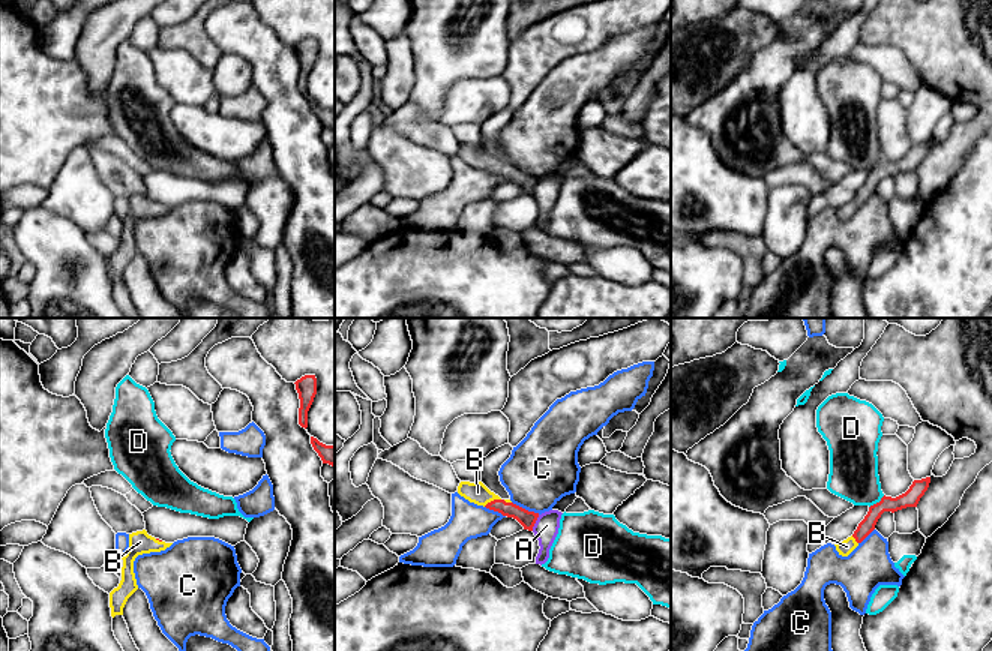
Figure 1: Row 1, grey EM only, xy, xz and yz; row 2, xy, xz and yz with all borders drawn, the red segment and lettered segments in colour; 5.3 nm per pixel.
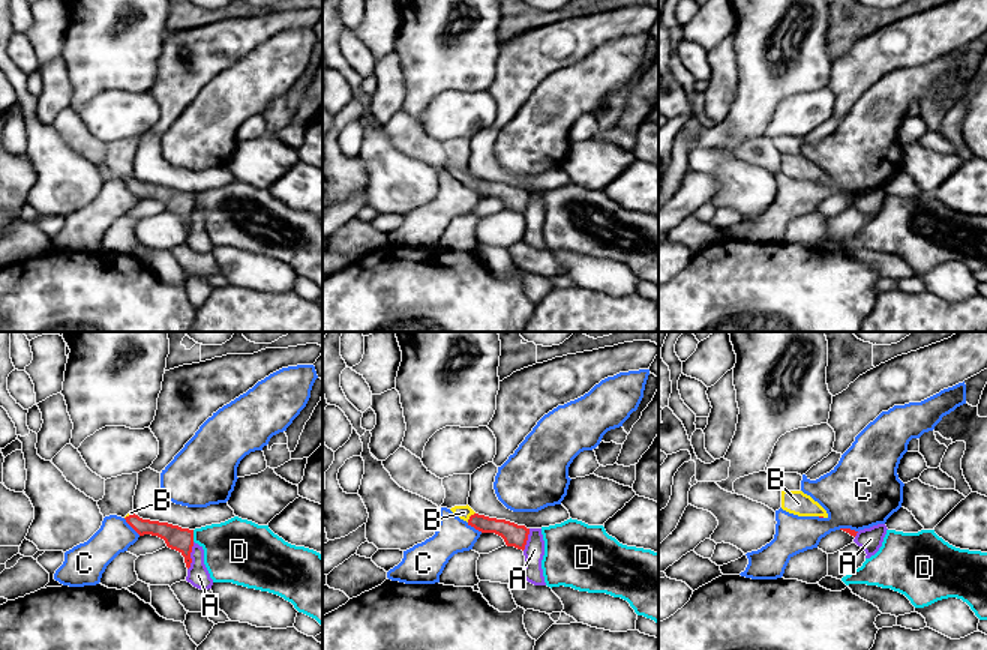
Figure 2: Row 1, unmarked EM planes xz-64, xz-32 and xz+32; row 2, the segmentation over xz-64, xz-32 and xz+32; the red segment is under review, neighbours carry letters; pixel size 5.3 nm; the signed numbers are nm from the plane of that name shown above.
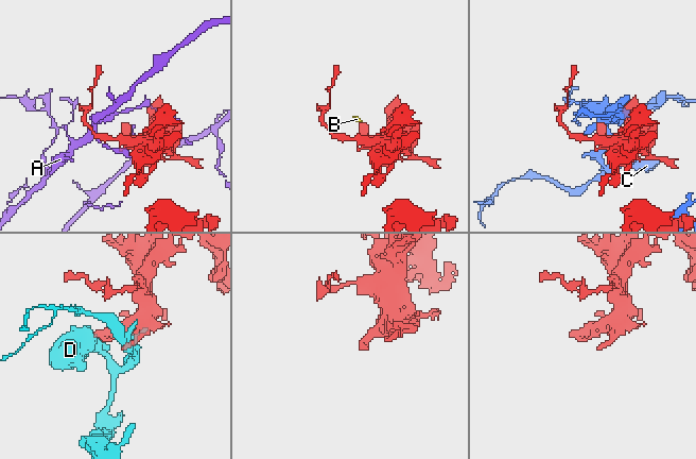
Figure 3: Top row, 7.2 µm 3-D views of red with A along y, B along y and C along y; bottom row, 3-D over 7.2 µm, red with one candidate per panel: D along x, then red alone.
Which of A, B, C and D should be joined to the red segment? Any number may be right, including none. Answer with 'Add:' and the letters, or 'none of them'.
Add: B

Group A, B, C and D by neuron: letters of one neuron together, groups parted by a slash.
A / B / C / D

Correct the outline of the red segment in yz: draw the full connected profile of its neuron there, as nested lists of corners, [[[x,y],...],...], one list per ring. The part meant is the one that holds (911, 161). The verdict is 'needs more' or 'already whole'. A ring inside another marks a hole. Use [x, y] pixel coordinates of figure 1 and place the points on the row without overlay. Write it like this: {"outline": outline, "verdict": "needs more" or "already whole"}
{"outline": [[[930,141],[914,144],[909,153],[896,160],[882,160],[879,166],[869,171],[867,178],[858,188],[857,194],[846,204],[834,208],[842,220],[848,220],[873,194],[884,176],[897,176],[906,171],[917,171],[920,162],[924,159],[930,147]]], "verdict": "needs more"}

